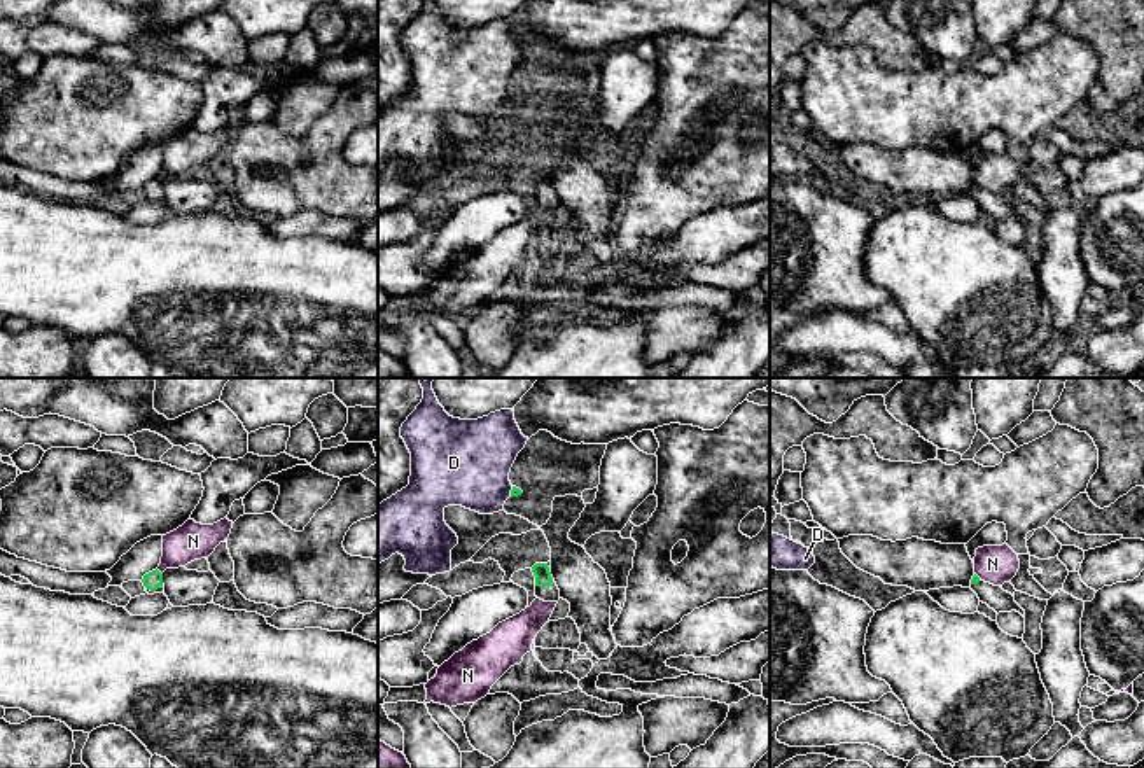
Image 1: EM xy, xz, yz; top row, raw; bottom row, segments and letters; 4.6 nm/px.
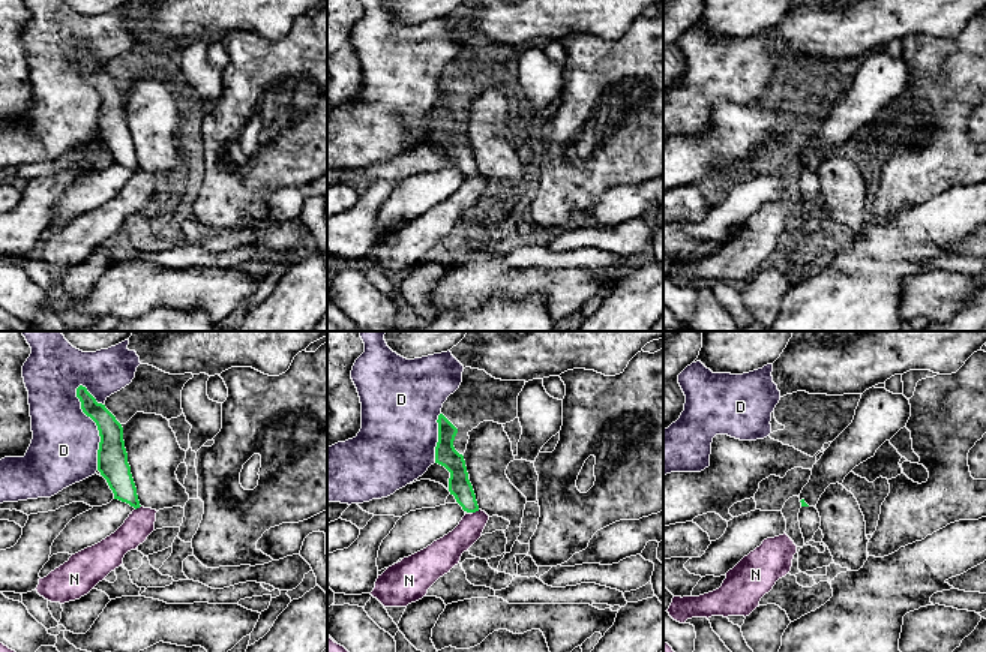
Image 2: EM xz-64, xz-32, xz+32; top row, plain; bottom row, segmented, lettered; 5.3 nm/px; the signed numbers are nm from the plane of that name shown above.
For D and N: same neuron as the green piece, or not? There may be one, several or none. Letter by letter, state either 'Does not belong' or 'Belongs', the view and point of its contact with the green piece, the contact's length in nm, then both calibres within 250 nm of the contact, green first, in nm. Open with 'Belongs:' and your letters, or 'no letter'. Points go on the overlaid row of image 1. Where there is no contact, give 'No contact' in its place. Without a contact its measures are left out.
Belongs: no letter
D: Does not belong. Touches green at xz (511, 492). Shared border 50 nm. Thickness 50 nm (green) against 400 nm
N: Does not belong. Touches green at xy (160, 572). Shared border 40 nm. Thickness 80 nm (green) against 180 nm

